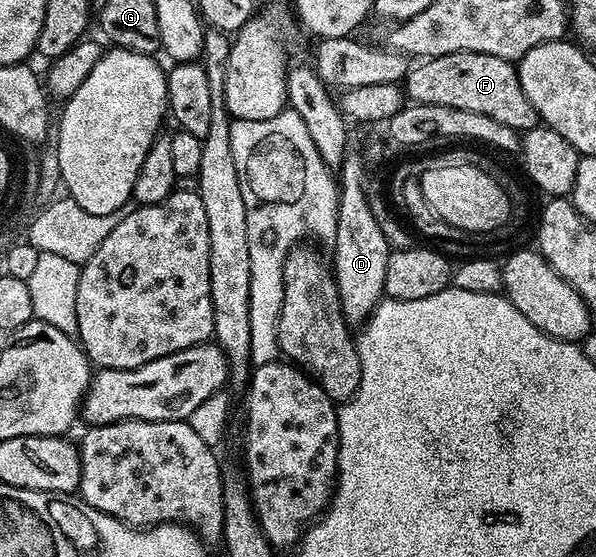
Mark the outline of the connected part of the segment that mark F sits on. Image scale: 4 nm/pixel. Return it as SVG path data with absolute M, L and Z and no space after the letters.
M449 53L423 60L407 73L404 93L411 102L419 105L436 103L444 107L460 107L460 111L476 111L476 115L488 115L496 119L496 123L504 123L504 127L519 131L534 129L540 124L536 107L529 102L520 85L515 62L496 55Z

